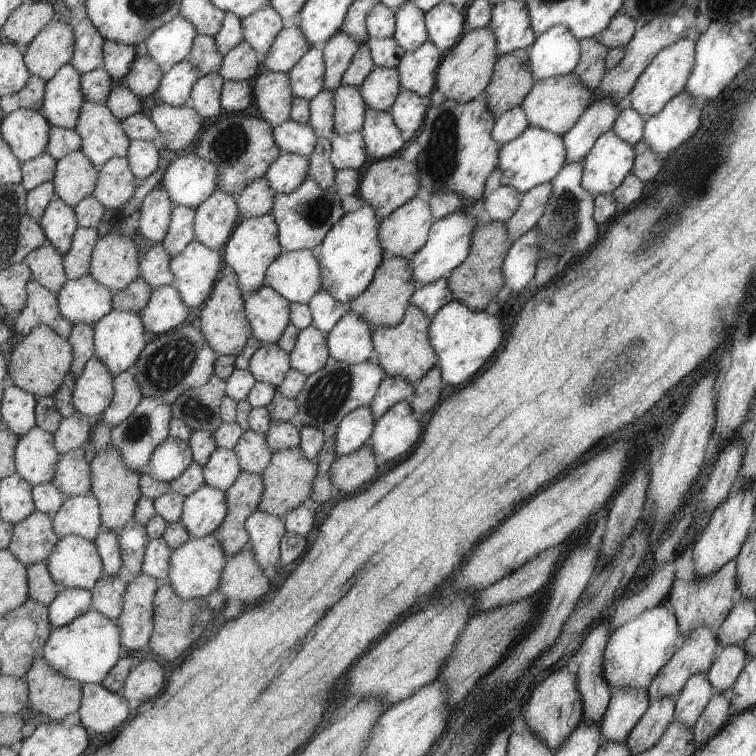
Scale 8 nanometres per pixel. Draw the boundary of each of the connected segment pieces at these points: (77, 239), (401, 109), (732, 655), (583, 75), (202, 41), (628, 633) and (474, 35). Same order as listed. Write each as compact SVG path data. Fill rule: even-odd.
M79 226L73 236L72 250L64 256L64 268L69 279L90 275L92 253L100 238L98 228Z
M402 88L390 114L401 131L409 130L414 133L419 128L423 128L425 118L434 101L435 98L431 95L423 97L417 92Z
M732 645L721 650L706 676L716 693L729 693L737 683L749 659L743 646Z
M598 37L581 39L581 62L573 72L583 80L587 88L596 91L605 74L608 74L608 54L611 52L605 44L599 42Z
M198 35L189 58L202 75L219 73L224 62L217 40L210 35Z
M667 605L645 610L634 620L618 625L605 654L606 680L612 687L612 692L625 686L648 690L653 678L656 678L656 675L678 652L679 636L681 632L679 632L677 616Z
M491 26L465 32L460 42L444 56L437 70L437 99L455 100L455 102L472 102L485 95L493 80L495 66L499 62L497 38Z

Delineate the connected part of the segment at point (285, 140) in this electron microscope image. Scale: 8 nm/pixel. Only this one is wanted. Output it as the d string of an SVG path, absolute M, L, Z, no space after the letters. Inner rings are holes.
M292 119L274 129L274 136L282 153L311 157L317 149L317 132L311 124L299 124Z

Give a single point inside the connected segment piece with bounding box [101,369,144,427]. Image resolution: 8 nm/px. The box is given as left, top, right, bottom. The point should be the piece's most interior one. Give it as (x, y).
(128, 396)

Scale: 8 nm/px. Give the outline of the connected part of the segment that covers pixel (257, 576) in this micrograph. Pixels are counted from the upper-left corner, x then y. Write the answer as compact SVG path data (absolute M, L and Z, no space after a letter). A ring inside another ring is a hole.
M249 547L234 556L228 556L228 565L221 576L219 592L226 596L226 602L259 602L271 588L269 578L263 574L257 554Z

